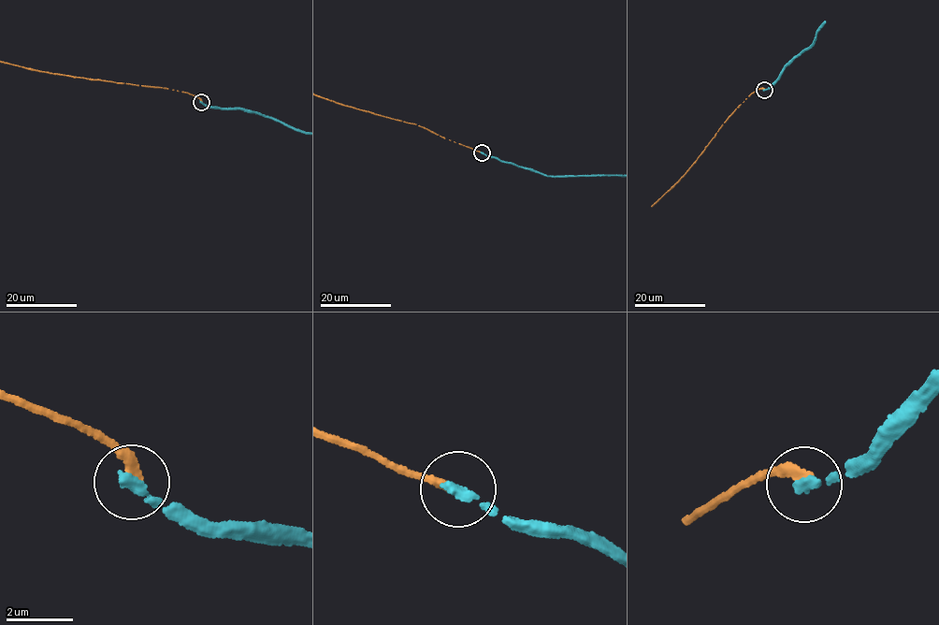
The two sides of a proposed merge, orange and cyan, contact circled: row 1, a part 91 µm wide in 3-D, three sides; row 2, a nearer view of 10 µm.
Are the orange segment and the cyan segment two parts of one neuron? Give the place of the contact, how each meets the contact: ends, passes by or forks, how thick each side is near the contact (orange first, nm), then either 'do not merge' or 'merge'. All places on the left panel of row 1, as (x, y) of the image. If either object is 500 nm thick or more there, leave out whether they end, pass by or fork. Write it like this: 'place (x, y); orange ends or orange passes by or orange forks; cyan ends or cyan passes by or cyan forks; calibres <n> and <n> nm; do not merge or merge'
place (201, 102); orange ends; cyan ends; calibres 320 and 320 nm; do not merge

